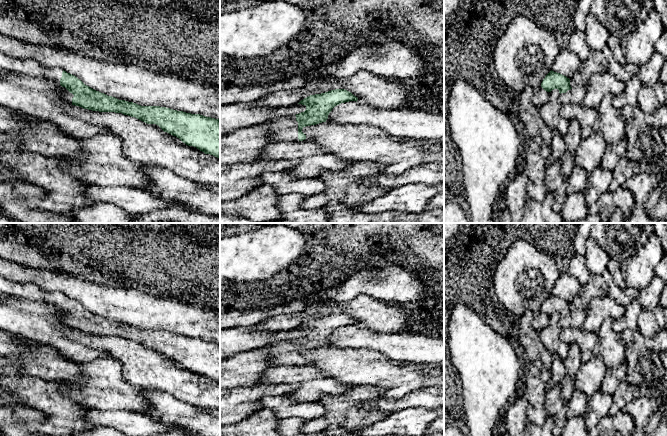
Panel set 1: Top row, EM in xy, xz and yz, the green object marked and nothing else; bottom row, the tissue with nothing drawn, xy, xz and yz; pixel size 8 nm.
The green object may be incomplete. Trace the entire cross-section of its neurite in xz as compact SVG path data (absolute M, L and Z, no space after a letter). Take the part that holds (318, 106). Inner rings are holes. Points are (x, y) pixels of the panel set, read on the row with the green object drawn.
M345 89L310 95L298 103L306 106L304 112L265 123L270 130L270 142L303 141L306 139L306 135L302 132L304 127L326 122L335 106L357 100L356 96Z

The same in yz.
M552 70L543 79L541 87L547 92L558 89L561 104L580 104L587 91L587 85L572 88L569 78Z

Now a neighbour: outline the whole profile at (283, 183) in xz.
M288 170L264 174L260 182L273 187L277 195L299 194L305 197L317 195L326 190L326 184L318 177L295 177Z

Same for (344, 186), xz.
M354 162L345 169L321 173L318 178L325 182L326 190L306 197L304 207L323 208L331 201L338 201L351 207L371 202L390 190L374 185L366 186L360 181L381 174L384 167L373 162Z

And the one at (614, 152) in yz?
M624 136L619 142L608 145L602 164L606 169L613 171L619 159L626 154L627 140Z

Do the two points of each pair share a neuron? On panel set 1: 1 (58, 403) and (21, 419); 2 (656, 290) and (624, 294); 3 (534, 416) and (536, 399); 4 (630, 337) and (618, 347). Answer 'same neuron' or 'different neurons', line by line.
1: different neurons
2: same neuron
3: same neuron
4: different neurons

